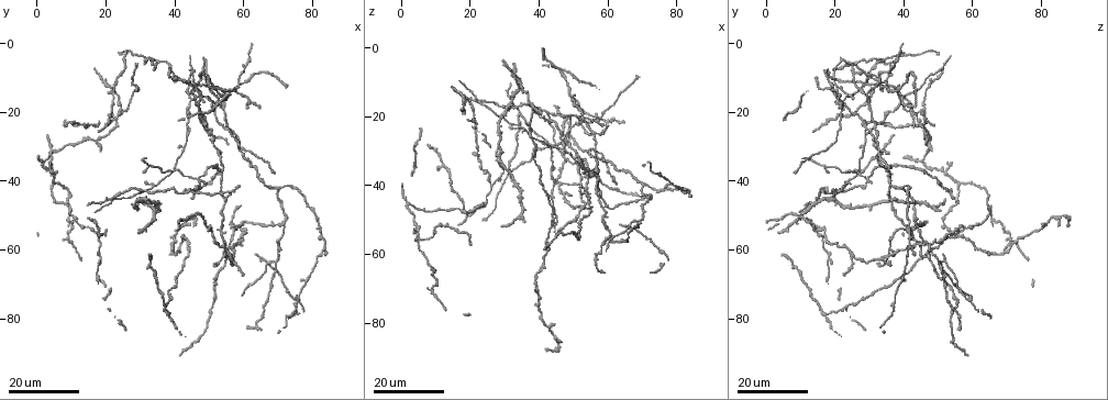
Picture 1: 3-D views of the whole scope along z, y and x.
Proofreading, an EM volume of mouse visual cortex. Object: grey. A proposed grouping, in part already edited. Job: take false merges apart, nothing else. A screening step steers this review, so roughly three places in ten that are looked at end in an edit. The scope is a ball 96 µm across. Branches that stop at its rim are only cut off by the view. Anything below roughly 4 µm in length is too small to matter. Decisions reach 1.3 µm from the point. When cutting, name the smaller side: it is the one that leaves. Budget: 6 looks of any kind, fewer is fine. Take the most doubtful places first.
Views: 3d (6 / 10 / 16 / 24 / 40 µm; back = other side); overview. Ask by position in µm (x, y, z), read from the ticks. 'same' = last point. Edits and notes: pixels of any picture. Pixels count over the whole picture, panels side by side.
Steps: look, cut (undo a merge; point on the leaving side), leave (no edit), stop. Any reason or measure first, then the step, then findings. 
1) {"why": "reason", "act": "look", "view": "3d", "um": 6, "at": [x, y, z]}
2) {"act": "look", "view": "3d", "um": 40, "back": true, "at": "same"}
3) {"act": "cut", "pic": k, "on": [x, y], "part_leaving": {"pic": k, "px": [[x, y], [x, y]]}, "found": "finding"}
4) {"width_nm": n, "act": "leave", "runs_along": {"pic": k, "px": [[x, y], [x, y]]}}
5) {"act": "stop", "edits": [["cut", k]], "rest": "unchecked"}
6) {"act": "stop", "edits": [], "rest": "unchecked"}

{"why": "three-way junction", "act": "look", "view": "3d", "um": 16, "at": [56.5, 61.0, 25.0]}

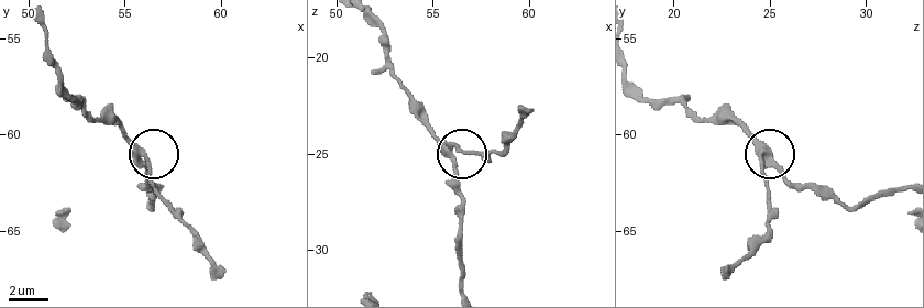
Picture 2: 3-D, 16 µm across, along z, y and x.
{"why": "zoom in", "act": "look", "view": "3d", "um": 6, "at": [56.2, 61.8, 24.7]}

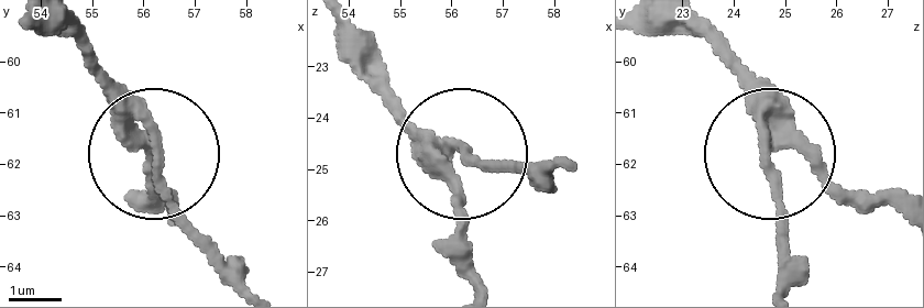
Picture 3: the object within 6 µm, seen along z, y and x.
{"width_nm": 240, "act": "leave", "runs_along": {"pic": 3, "px": [[901, 213], [774, 153], [783, 288]]}, "found": "continuous, no second neuron"}

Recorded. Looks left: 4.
{"why": "a fork", "act": "look", "view": "3d", "um": 24, "at": [4.0, 40.5, 56.5]}

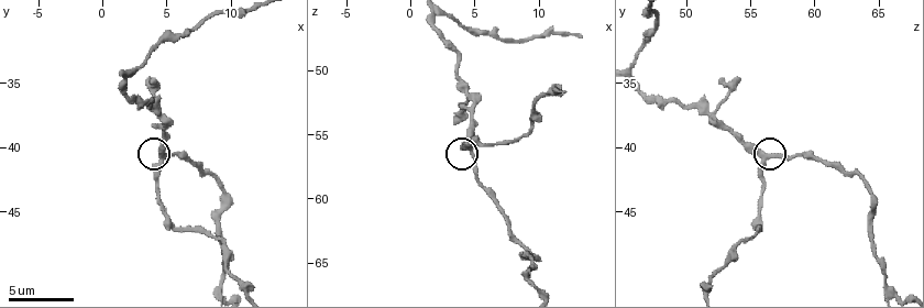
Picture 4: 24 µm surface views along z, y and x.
{"act": "look", "view": "3d", "um": 6, "at": [4.6, 41.4, 56.0]}

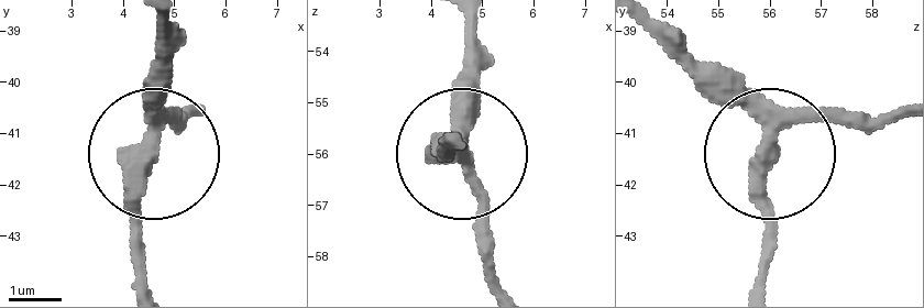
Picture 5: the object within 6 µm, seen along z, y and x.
{"width_nm": 320, "act": "leave", "found": "all the same neuron"}

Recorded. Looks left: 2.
{"why": "a fork", "act": "look", "view": "3d", "um": 16, "at": [55.0, 18.0, 29.5]}

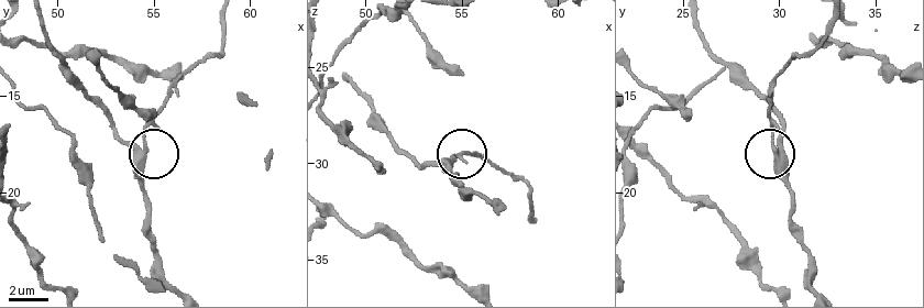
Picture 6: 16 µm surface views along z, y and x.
{"act": "look", "view": "3d", "um": 6, "at": [54.5, 17.7, 29.7]}

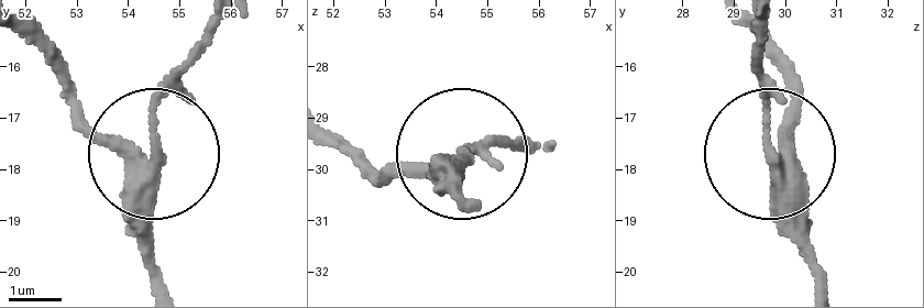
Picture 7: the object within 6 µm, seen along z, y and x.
{"arms": 3, "act": "cut", "pic": 7, "on": [185, 96], "found": "two neurons meet here"}

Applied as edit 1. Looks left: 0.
{"act": "stop", "edits": [["cut", 7]], "rest": "unchecked"}

